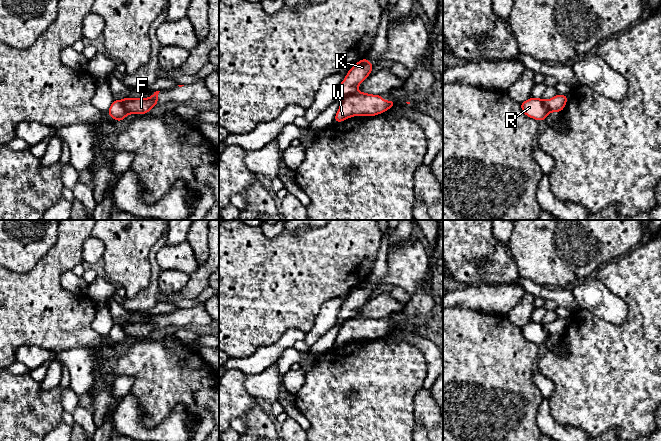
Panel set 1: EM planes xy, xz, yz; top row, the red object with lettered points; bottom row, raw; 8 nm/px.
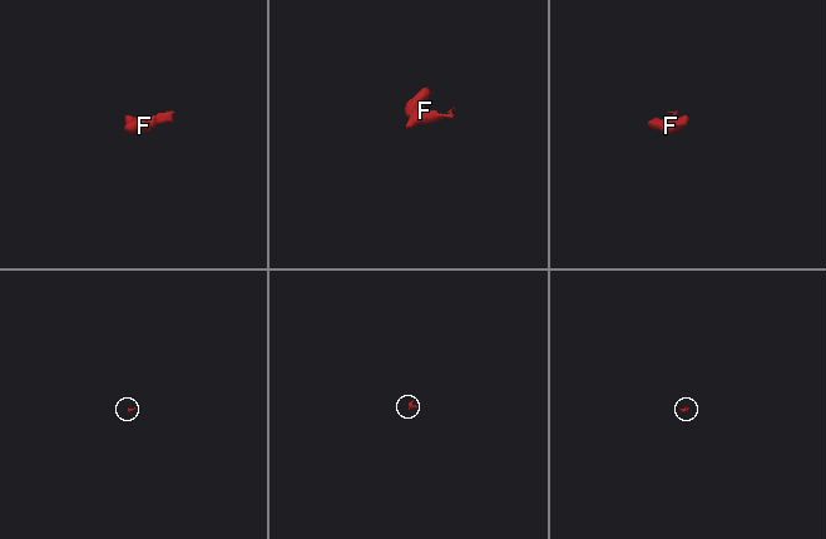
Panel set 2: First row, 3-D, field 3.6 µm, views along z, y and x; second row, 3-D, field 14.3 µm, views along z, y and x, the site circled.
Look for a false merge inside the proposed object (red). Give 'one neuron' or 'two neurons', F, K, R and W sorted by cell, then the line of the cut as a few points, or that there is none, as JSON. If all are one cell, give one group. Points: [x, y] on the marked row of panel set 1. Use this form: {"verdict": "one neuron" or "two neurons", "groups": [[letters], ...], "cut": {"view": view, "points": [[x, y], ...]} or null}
{"verdict": "two neurons", "groups": [["F", "W"], ["K", "R"]], "cut": {"view": "xz", "points": [[356, 91], [348, 94], [342, 100]]}}

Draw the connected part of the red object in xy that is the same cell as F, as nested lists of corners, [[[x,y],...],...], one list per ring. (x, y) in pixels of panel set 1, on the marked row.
[[[156,91],[152,94],[150,98],[124,98],[122,103],[129,114],[146,114],[158,102],[158,94],[160,91]]]

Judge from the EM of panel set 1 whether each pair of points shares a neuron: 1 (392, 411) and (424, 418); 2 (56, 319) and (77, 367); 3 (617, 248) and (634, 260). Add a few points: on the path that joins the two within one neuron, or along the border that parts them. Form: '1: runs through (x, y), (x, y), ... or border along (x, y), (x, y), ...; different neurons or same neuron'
1: border along (417, 393), (414, 399), (414, 421); different neurons
2: border along (93, 349), (68, 348), (55, 353); different neurons
3: border along (638, 244), (624, 255), (605, 264); different neurons

